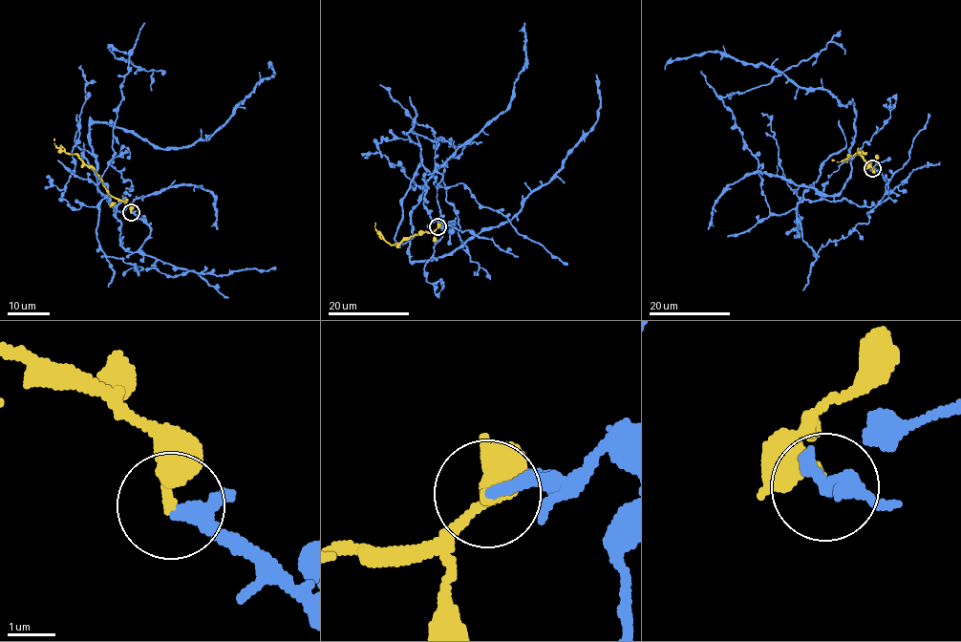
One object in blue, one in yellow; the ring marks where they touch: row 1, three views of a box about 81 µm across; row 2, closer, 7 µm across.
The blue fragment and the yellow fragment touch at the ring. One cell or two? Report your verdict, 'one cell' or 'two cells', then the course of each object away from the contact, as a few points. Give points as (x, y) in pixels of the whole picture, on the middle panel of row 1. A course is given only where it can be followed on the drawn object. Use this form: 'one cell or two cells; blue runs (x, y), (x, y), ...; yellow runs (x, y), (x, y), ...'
one cell; blue runs (437, 226), (454, 222), (430, 215), (423, 180), (411, 261), (449, 254), (518, 213), (597, 118), (595, 74); yellow runs (437, 226), (398, 245), (390, 244), (376, 230), (375, 224)

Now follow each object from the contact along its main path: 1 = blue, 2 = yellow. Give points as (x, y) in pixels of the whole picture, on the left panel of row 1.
1: (130, 212), (150, 233), (134, 252), (98, 187), (91, 124), (161, 148), (194, 144), (272, 76), (267, 68)
2: (130, 211), (129, 206), (111, 195), (98, 175), (77, 156), (54, 145), (53, 138)

